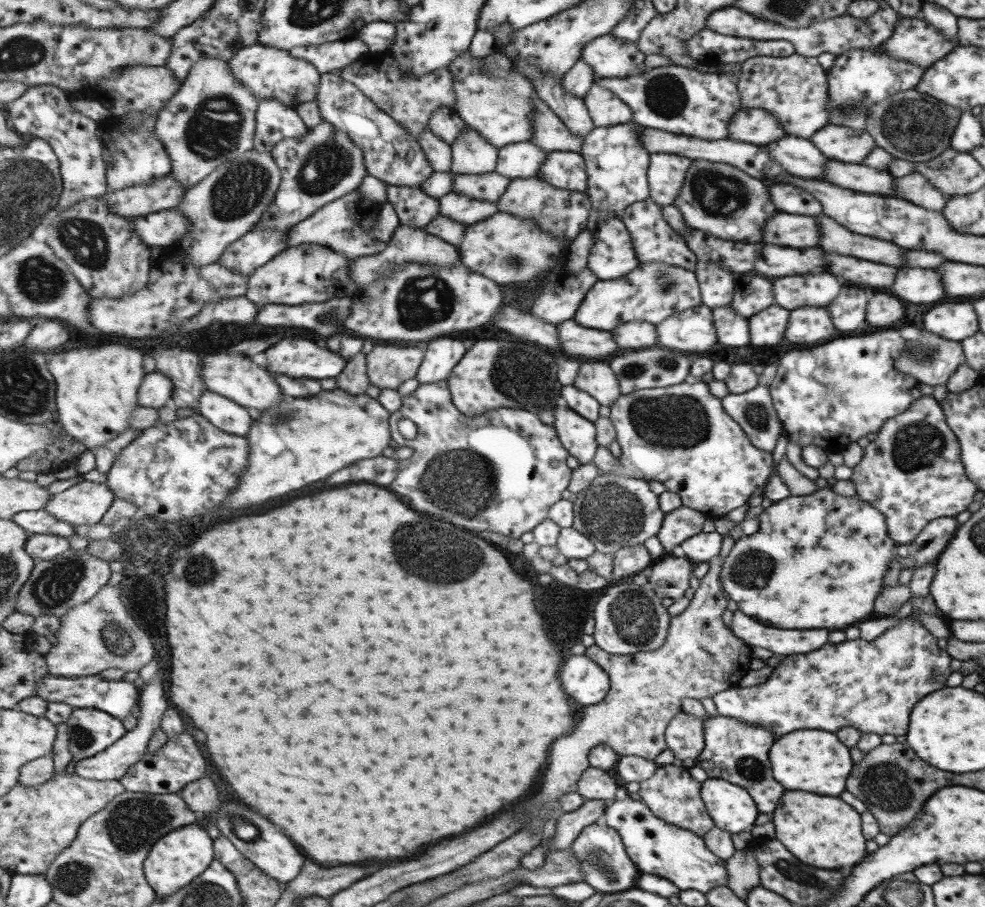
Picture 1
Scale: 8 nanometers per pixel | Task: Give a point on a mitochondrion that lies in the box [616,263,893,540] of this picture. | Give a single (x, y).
(682, 421)

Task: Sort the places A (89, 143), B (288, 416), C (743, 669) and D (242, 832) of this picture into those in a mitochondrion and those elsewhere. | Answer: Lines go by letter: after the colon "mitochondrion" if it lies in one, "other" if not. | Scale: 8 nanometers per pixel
A: other
B: mitochondrion
C: other
D: mitochondrion

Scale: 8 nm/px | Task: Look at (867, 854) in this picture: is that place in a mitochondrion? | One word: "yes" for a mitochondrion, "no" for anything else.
no

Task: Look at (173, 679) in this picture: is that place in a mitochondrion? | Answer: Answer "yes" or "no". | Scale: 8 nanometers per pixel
no

